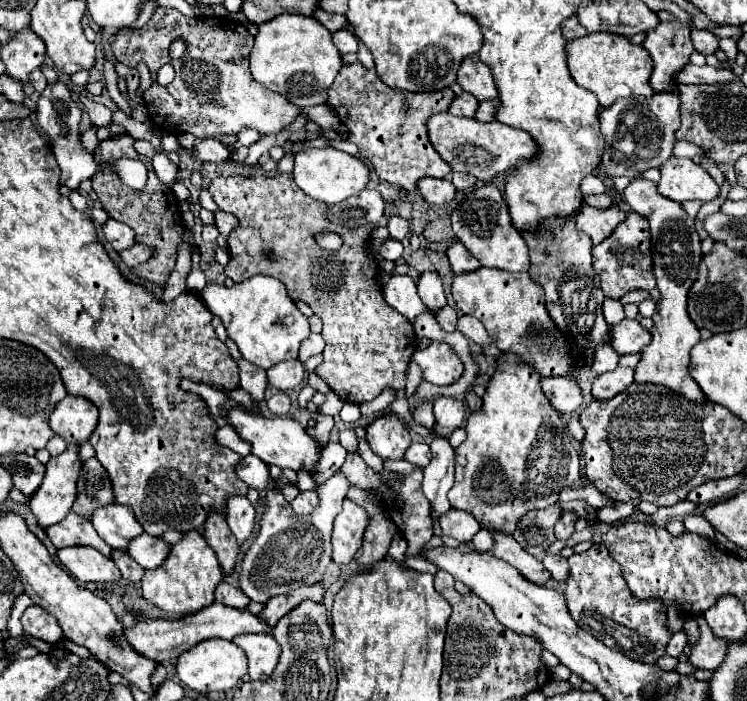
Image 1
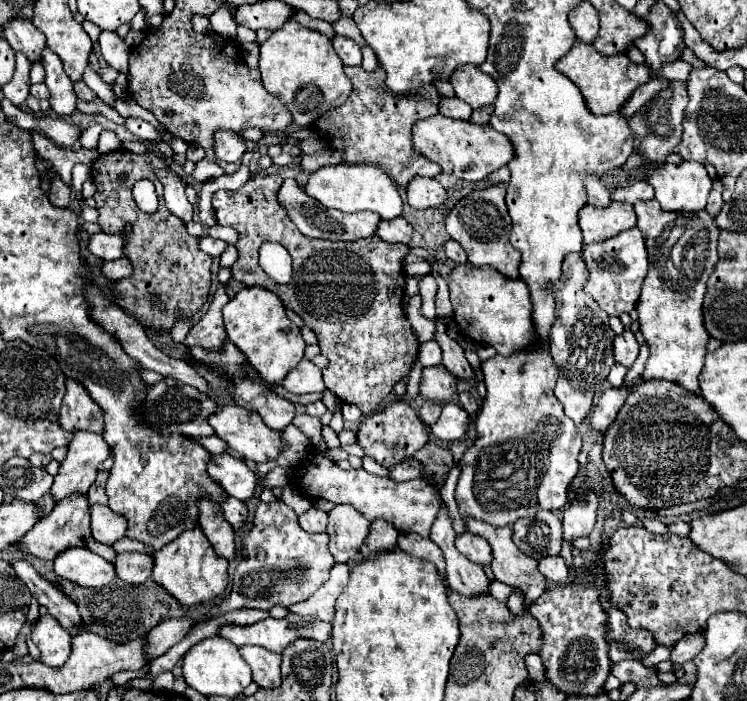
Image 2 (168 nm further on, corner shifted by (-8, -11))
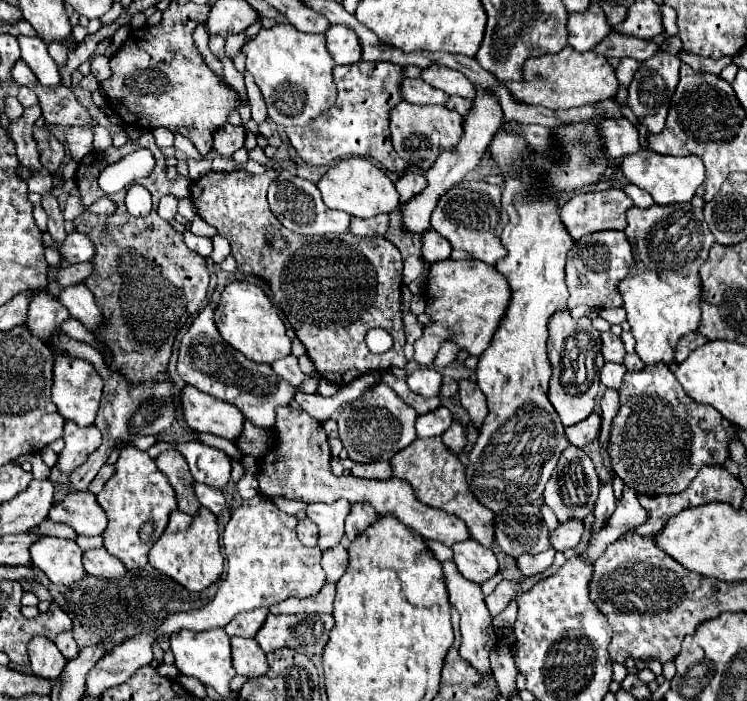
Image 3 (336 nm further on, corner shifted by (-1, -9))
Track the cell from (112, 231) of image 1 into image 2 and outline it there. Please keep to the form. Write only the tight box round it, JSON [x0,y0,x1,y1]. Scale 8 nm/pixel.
[88,232,124,260]

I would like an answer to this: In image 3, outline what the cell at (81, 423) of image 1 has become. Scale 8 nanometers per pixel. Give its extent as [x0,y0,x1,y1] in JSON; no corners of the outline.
[53,358,103,428]

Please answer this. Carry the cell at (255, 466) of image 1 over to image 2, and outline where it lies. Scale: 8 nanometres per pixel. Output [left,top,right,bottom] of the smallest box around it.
[208,454,254,500]

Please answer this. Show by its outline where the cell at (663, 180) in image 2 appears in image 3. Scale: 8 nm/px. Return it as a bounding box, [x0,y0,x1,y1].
[621,150,705,204]

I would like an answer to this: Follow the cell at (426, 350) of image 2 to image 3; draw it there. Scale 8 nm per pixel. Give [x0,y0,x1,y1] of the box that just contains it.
[413,260,511,366]

